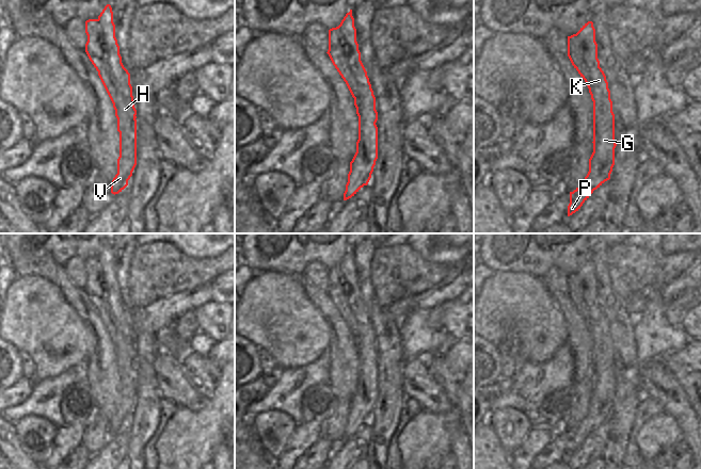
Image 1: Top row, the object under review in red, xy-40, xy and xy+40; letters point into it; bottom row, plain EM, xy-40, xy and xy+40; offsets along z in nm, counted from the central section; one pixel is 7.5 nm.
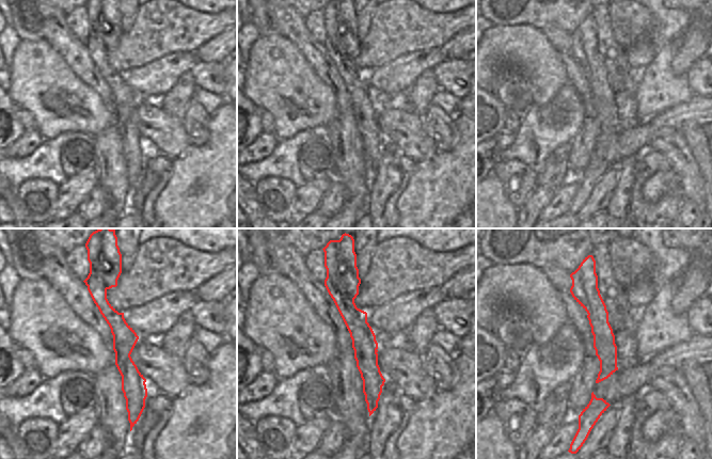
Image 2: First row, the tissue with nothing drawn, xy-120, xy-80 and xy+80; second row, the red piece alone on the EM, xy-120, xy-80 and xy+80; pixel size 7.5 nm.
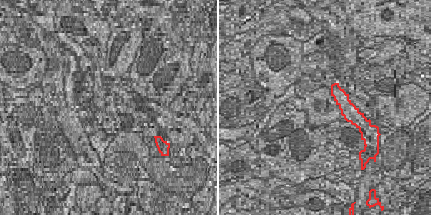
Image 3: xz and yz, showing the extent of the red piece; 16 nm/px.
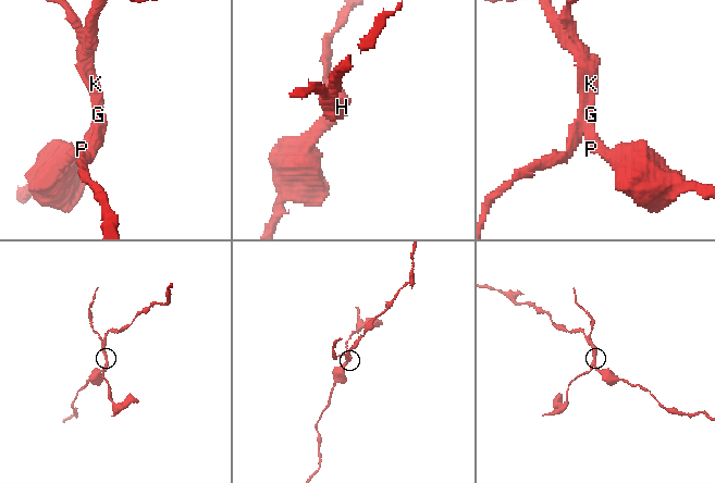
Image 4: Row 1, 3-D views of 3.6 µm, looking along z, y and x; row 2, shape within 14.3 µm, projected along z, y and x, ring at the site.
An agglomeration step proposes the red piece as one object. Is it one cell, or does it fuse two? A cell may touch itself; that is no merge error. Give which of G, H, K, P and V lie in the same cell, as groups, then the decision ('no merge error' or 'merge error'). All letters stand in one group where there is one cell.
G K P V / H | merge error

